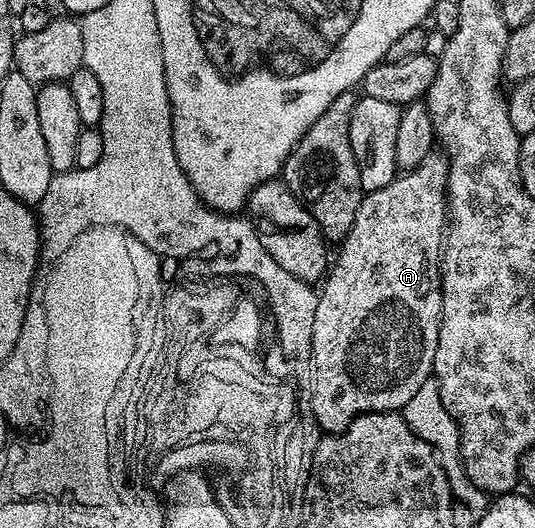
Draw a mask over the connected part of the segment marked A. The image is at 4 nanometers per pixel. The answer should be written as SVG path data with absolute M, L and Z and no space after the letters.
M433 153L425 157L425 161L419 167L411 171L396 174L394 181L385 185L385 189L377 189L364 194L361 205L357 209L357 217L353 217L353 229L341 240L343 247L339 256L334 256L329 267L329 274L318 292L317 313L313 313L313 333L311 334L311 361L313 378L311 385L311 416L323 433L338 433L345 431L350 423L358 415L368 415L378 411L402 412L413 393L425 385L425 381L432 378L435 369L435 354L437 353L437 341L439 340L439 326L441 325L441 301L443 294L439 288L437 278L437 264L441 259L441 248L445 242L445 232L449 227L447 214L447 160L442 154Z

